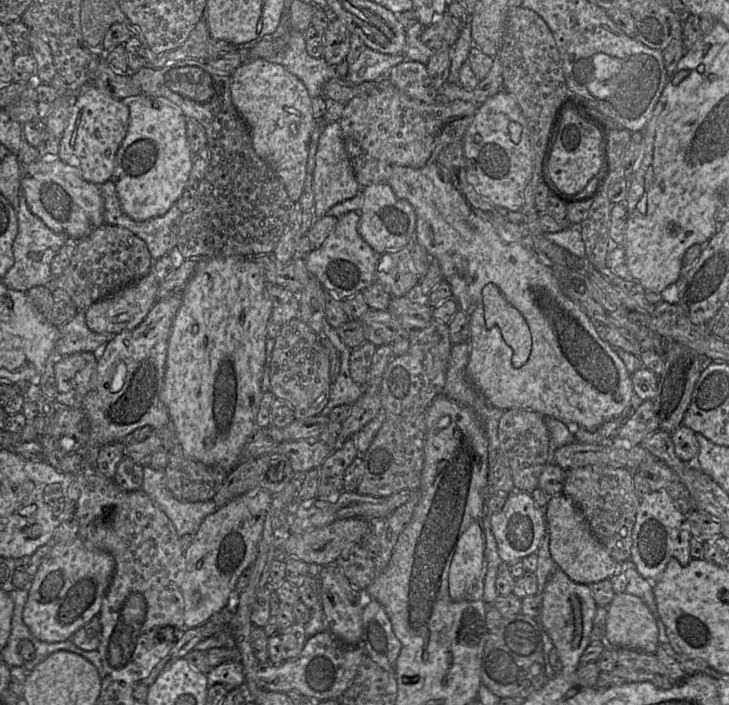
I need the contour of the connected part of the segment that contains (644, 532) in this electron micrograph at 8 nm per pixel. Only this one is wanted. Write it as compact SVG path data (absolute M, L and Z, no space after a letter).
M664 489L650 491L640 500L637 510L630 559L643 578L654 582L664 572L671 557L675 557L681 566L691 561L691 537L687 517L676 507L668 493Z

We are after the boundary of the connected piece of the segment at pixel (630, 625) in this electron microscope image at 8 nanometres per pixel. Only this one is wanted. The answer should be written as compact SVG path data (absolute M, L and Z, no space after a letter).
M615 593L607 607L605 642L612 648L628 648L654 654L658 627L647 605L637 596Z

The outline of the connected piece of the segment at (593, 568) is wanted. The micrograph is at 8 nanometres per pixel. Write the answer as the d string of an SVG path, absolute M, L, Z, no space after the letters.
M555 495L549 499L543 510L550 535L550 555L558 568L572 581L592 584L609 579L617 573L621 563L615 561L593 535L584 516L570 499L563 495Z

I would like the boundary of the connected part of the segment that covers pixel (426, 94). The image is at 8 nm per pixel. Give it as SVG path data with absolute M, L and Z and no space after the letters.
M403 61L393 66L387 78L405 95L425 103L435 103L439 94L431 82L426 65L417 61Z

